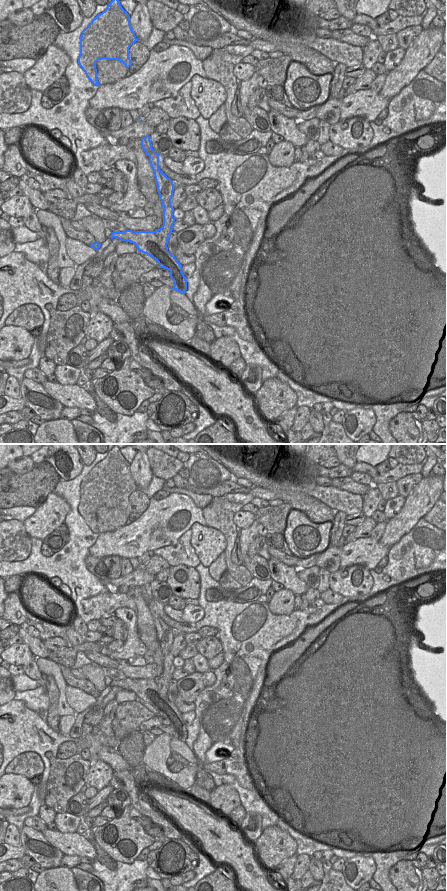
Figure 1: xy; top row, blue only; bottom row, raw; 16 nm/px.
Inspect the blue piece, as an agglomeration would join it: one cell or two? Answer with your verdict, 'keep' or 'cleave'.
cleave

